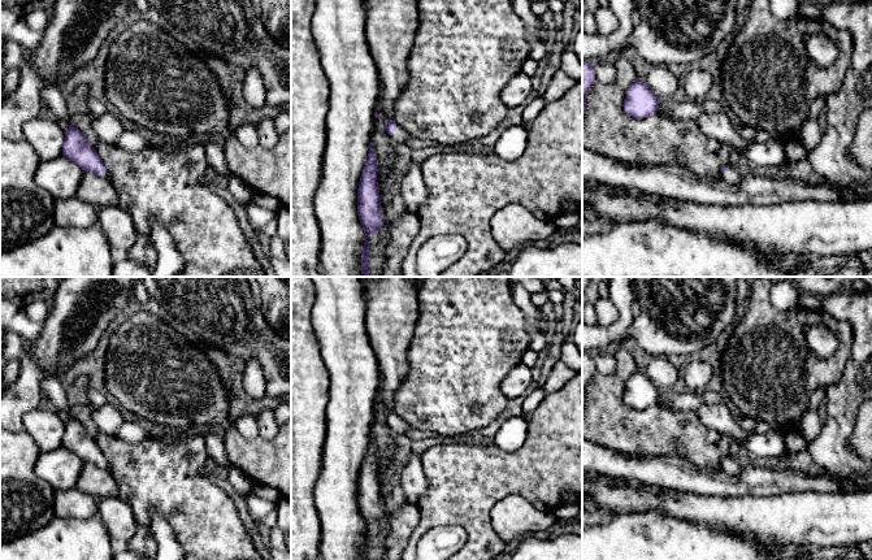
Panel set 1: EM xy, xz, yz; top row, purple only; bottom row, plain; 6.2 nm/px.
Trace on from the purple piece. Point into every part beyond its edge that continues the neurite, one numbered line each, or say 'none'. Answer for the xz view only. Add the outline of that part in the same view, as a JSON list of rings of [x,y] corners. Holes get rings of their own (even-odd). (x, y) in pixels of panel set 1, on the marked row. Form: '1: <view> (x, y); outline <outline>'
1: xz (400, 135); outline [[[396,125],[396,131],[390,135],[394,142],[404,143],[411,139],[412,136],[402,127]]]

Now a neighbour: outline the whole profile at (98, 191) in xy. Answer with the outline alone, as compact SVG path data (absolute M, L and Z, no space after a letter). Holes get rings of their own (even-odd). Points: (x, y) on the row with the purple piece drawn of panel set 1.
M91 172L83 173L77 196L96 208L118 204L118 194L114 186Z

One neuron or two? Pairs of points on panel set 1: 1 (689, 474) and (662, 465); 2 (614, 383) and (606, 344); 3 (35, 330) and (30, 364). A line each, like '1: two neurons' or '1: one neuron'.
1: one neuron
2: two neurons
3: two neurons

